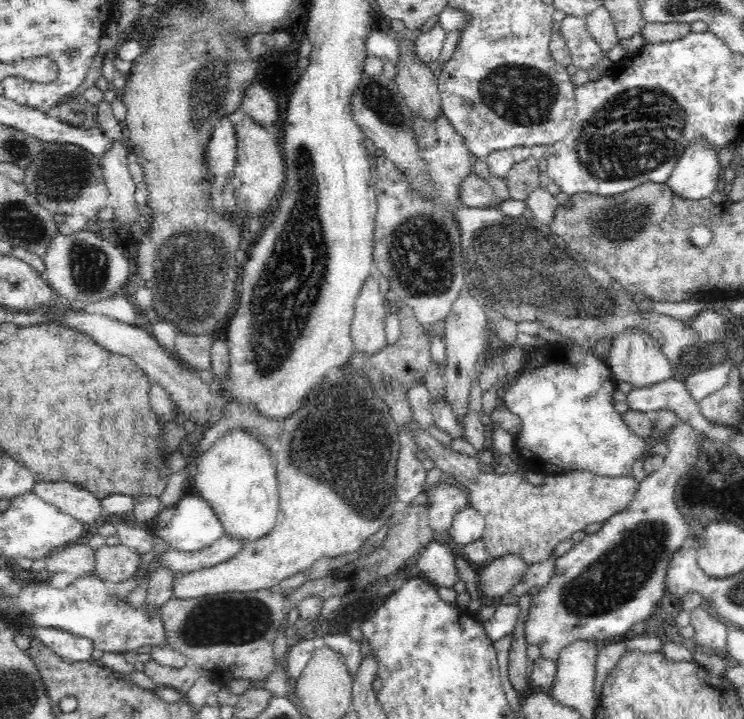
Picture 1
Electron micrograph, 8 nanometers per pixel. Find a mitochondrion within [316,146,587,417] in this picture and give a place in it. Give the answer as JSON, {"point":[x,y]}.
{"point":[420,252]}

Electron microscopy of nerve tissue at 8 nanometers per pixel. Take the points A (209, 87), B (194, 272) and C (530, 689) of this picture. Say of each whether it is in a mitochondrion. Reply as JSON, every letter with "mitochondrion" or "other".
{"A":"mitochondrion","B":"mitochondrion","C":"other"}

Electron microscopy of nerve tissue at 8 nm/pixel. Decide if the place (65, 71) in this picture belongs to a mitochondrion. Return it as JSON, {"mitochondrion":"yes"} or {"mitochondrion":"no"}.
{"mitochondrion":"no"}

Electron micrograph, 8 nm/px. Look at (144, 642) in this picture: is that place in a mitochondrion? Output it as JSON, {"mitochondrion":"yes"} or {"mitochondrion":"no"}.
{"mitochondrion":"no"}

